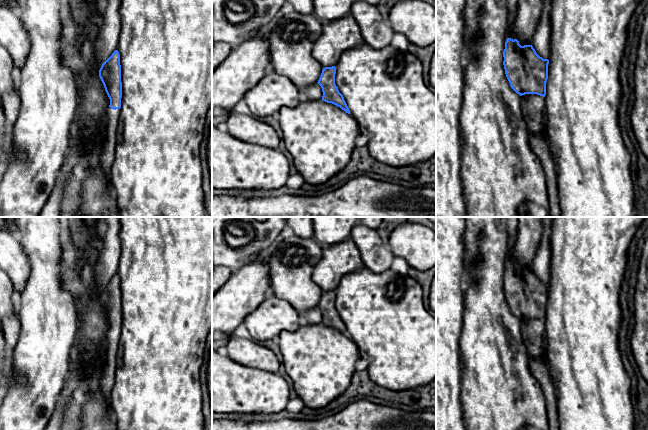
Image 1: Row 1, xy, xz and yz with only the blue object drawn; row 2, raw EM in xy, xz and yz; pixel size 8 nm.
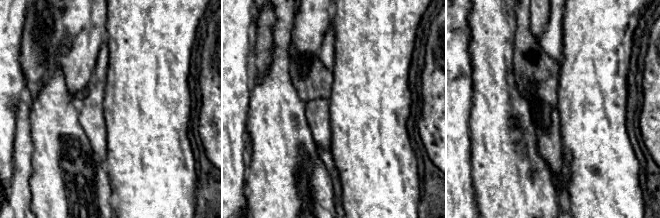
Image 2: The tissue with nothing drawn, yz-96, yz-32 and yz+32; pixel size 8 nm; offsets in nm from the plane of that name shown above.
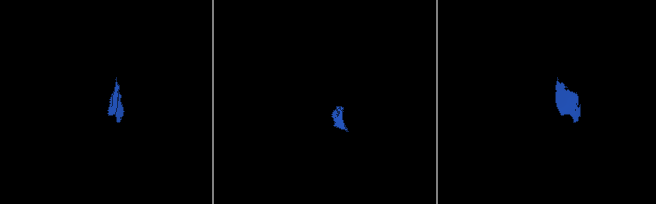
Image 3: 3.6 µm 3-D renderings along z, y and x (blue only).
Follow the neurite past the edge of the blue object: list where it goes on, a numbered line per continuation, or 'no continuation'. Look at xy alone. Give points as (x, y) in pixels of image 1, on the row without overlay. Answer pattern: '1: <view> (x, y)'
1: xy (107, 378)

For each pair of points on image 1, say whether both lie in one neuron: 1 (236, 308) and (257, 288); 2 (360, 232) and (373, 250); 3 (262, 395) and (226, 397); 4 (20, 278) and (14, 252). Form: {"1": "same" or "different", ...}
{"1": "same", "2": "same", "3": "same", "4": "same"}

